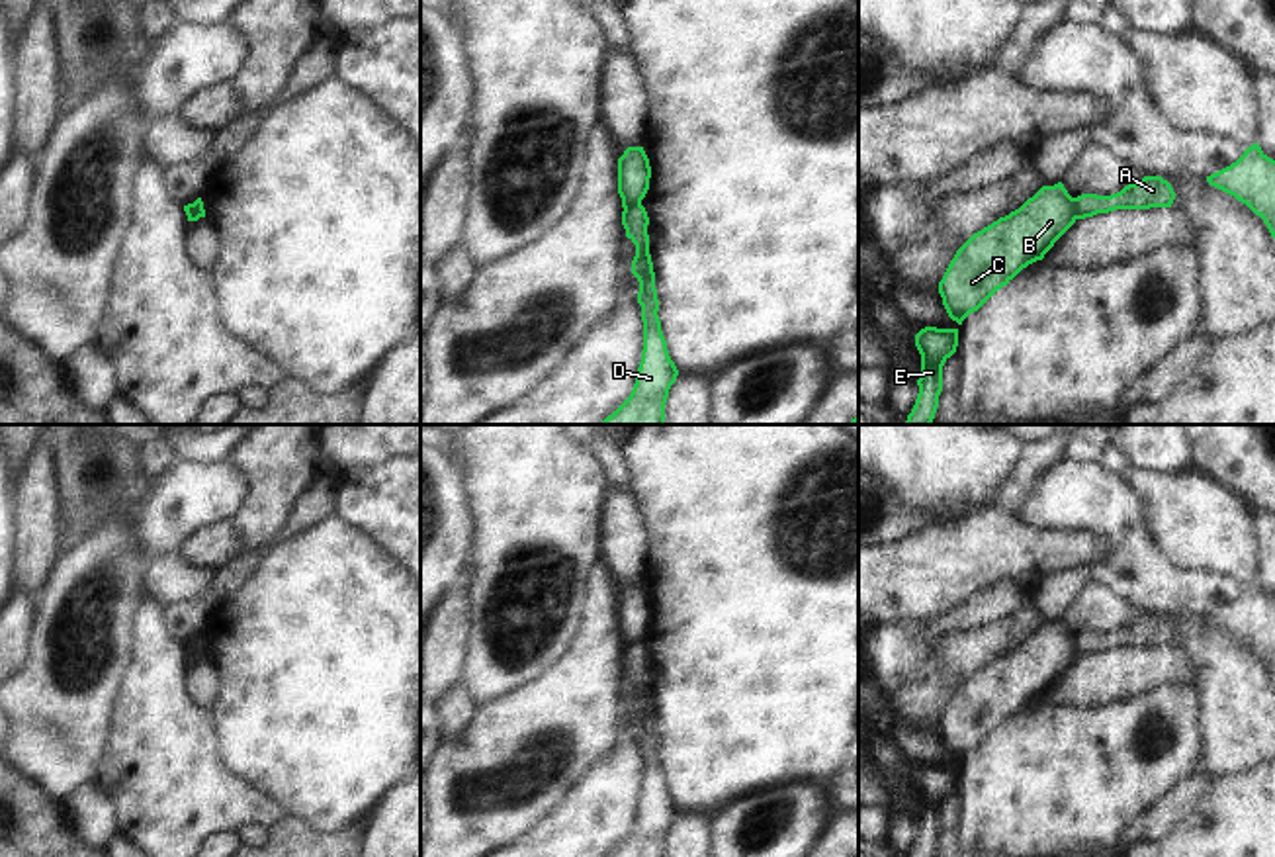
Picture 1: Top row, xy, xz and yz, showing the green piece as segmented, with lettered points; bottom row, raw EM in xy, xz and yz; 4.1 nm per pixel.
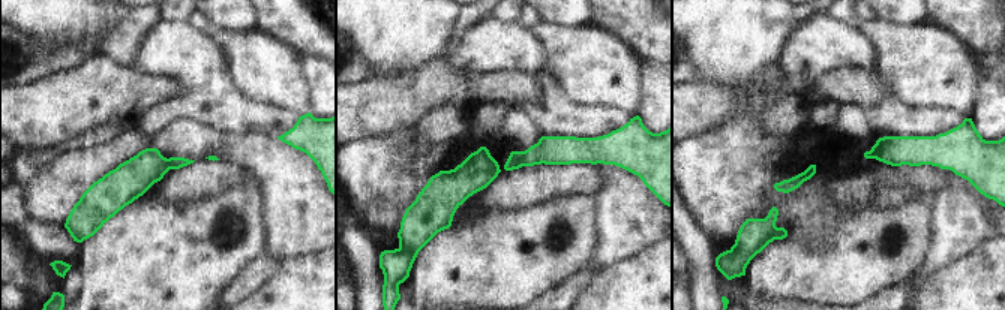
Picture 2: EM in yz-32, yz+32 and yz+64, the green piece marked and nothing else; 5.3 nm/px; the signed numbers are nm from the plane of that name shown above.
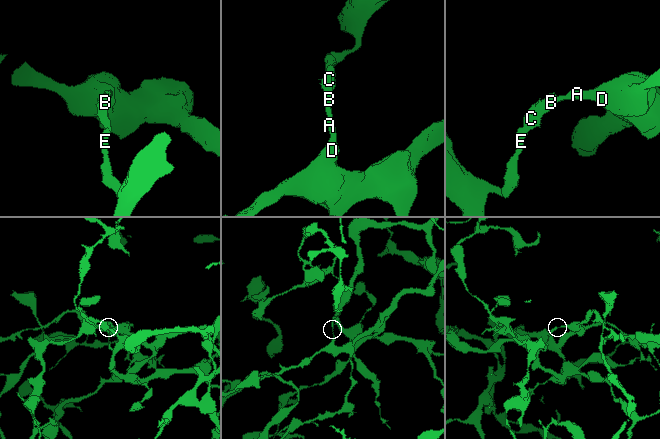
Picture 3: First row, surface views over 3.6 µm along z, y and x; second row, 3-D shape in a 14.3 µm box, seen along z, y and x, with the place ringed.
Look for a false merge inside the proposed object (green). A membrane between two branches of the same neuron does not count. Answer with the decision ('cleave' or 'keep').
cleave

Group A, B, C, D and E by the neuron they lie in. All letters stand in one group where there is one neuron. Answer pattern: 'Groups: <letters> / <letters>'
Groups: A D / B C E.

